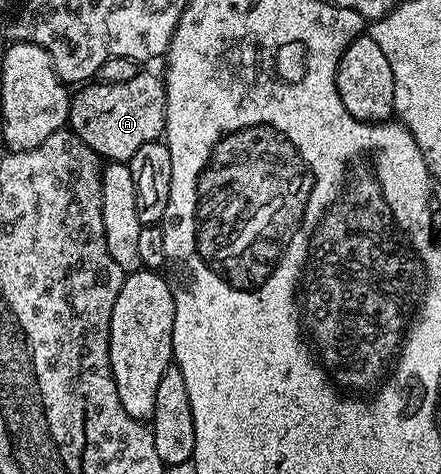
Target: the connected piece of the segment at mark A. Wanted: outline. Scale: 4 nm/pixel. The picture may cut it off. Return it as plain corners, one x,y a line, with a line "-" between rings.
137,72
126,84
106,84
99,80
81,85
71,95
68,126
94,153
108,162
129,162
142,144
157,141
166,124
166,88
159,73

